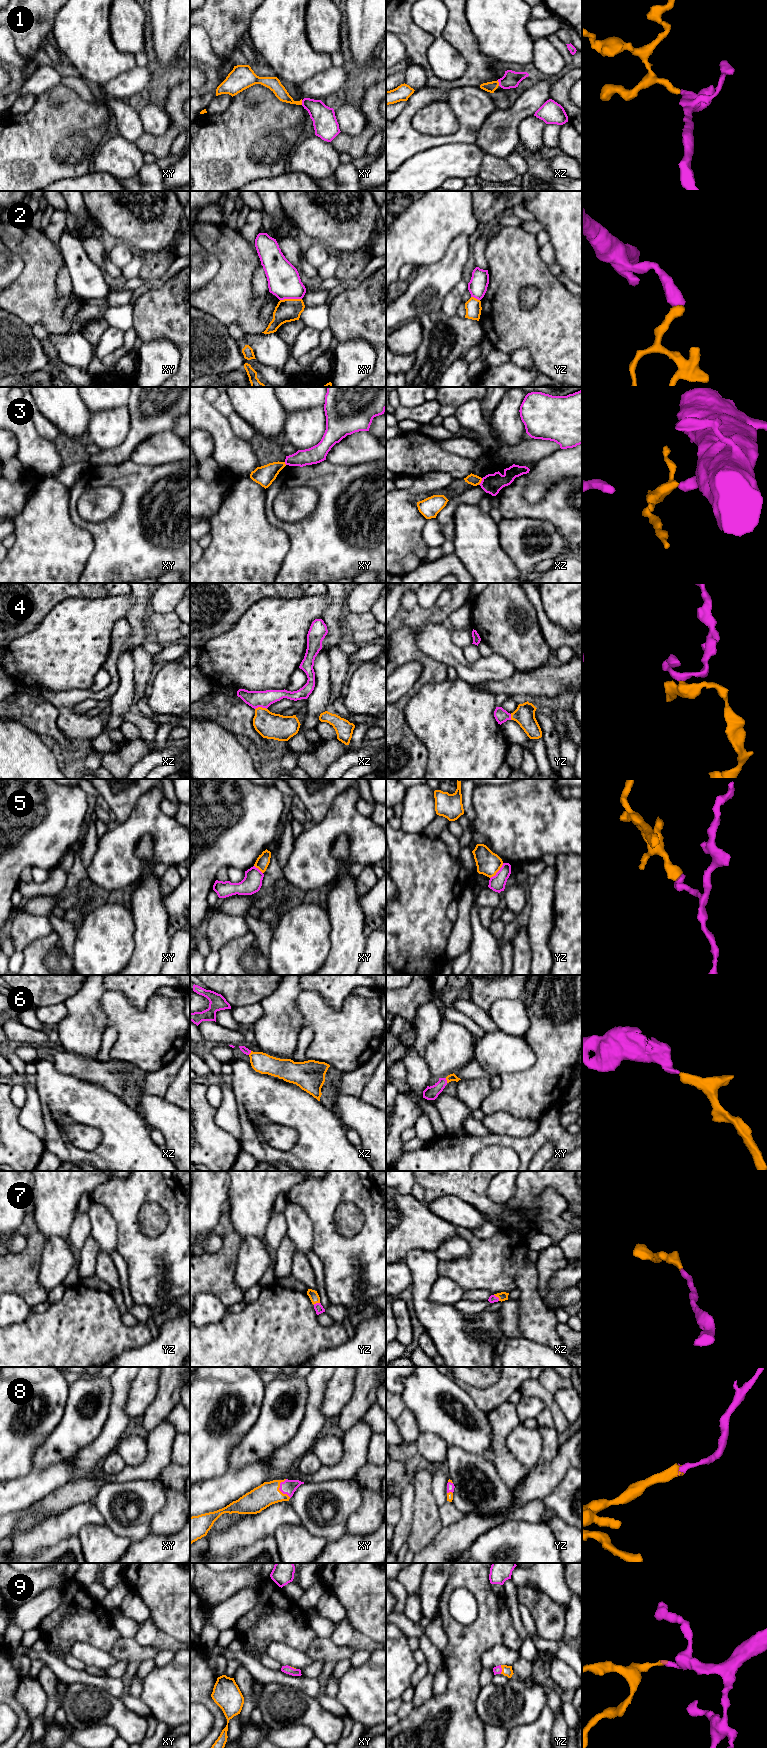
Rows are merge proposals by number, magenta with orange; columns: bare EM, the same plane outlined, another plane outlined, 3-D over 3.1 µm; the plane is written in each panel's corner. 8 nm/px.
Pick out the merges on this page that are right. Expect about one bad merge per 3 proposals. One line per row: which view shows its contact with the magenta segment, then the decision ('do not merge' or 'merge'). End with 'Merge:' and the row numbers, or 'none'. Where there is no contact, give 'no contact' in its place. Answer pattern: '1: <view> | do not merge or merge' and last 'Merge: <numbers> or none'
1: xz | merge
2: xy | do not merge
3: xz | do not merge
4: xz | merge
5: yz | do not merge
6: xy | merge
7: xz | merge
8: xy | merge
9: yz | merge
Merge: 1, 4, 6, 7, 8, 9

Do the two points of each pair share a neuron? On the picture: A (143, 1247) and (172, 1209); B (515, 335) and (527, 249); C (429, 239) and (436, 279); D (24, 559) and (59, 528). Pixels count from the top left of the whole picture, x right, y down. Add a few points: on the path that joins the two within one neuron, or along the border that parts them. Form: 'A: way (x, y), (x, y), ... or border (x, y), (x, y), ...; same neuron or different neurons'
A: way (155, 1246), (172, 1229), (172, 1221); same neuron
B: way (511, 314), (511, 270); same neuron
C: border (448, 245), (446, 253), (436, 262), (419, 266); different neurons
D: way (33, 554), (50, 537); same neuron

